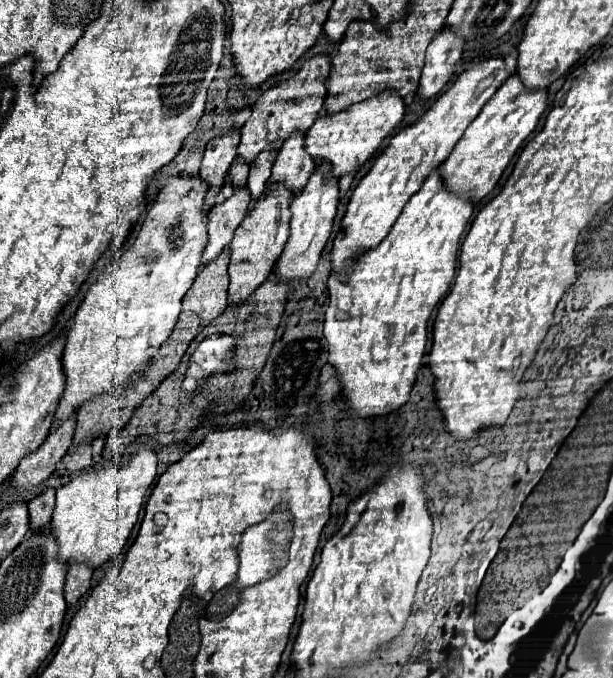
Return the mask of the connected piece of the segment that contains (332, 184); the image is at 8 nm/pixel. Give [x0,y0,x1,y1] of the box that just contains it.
[276,161,338,279]

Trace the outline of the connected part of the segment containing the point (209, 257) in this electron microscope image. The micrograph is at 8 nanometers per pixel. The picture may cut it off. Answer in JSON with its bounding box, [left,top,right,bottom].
[202,187,250,263]

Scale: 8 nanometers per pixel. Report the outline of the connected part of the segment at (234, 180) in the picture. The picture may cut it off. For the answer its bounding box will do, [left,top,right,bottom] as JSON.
[230,157,248,185]

